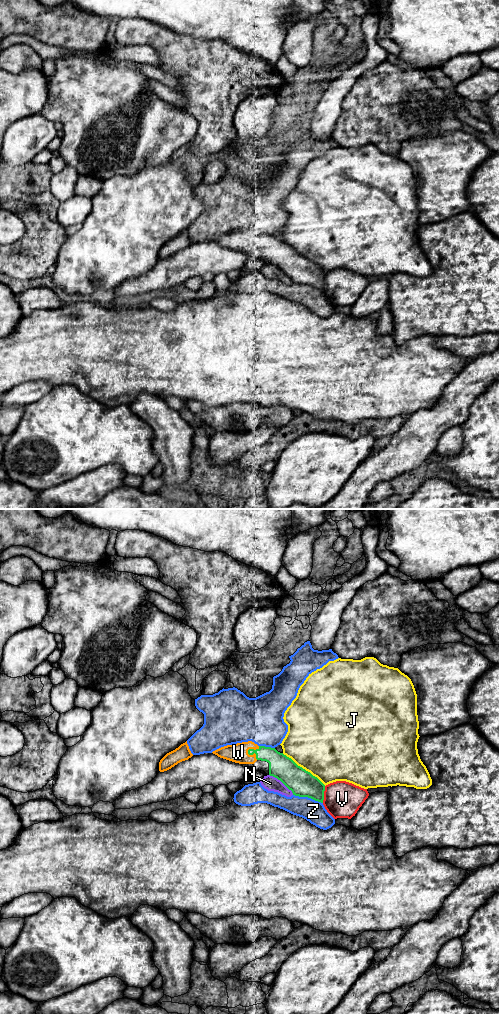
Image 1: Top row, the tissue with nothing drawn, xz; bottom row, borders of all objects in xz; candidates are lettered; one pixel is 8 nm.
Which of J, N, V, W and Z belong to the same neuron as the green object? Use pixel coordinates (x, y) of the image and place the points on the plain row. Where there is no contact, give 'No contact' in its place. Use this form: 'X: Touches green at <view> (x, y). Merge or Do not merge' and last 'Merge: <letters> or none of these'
J: Touches green at xz (304, 257). Do not merge
N: Touches green at xz (282, 270). Do not merge
V: Touches green at xz (323, 282). Do not merge
W: Touches green at xz (252, 242). Merge
Z: Touches green at xz (308, 285). Do not merge
Merge: W

